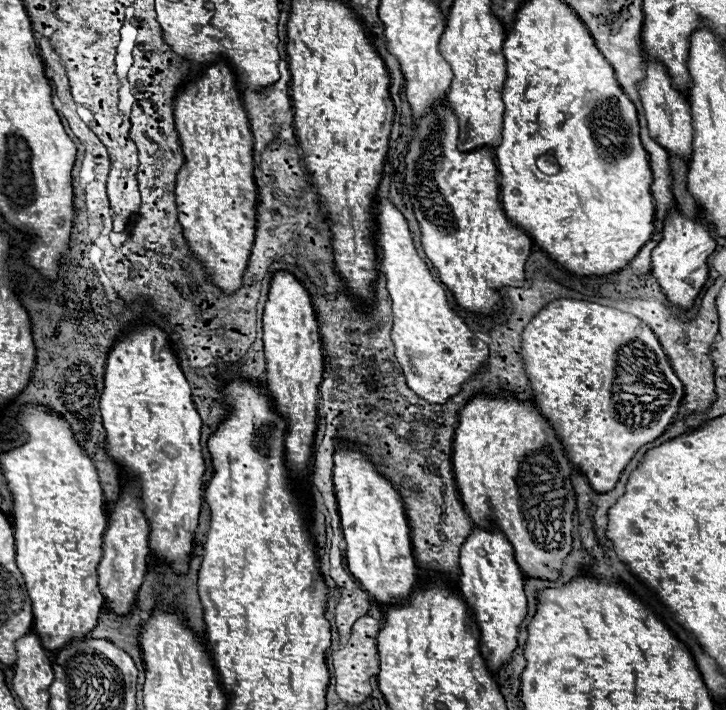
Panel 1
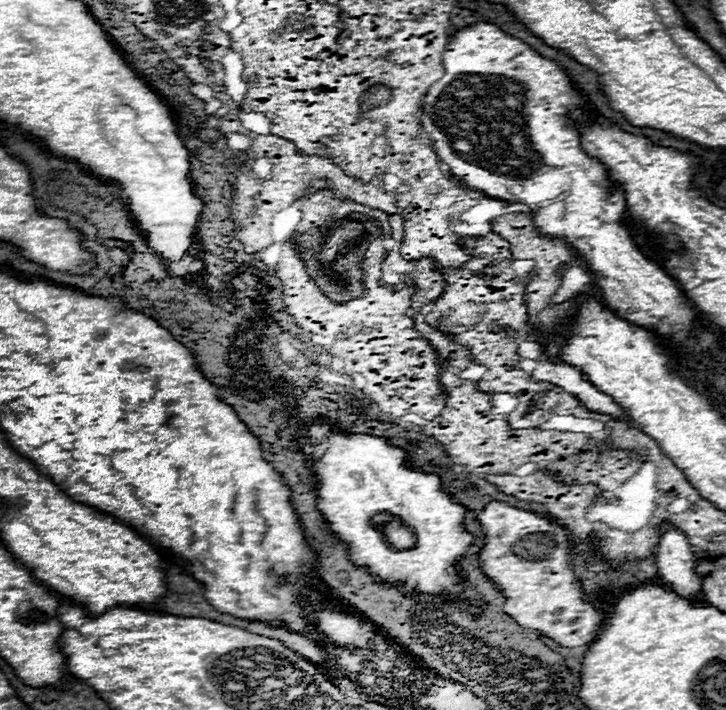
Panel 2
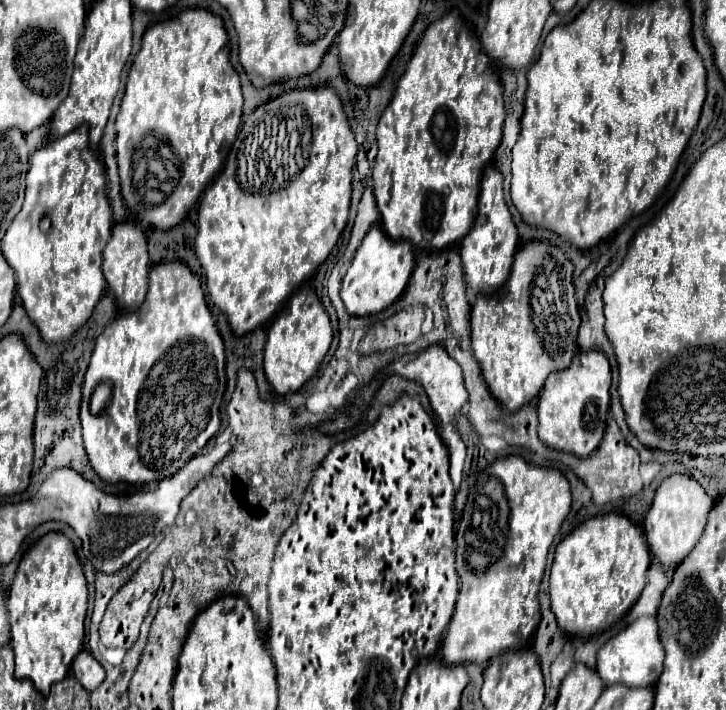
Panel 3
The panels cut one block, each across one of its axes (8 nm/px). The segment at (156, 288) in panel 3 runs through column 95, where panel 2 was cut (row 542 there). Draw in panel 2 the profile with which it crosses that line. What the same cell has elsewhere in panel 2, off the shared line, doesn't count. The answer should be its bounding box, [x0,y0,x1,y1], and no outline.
[302,424,472,598]

